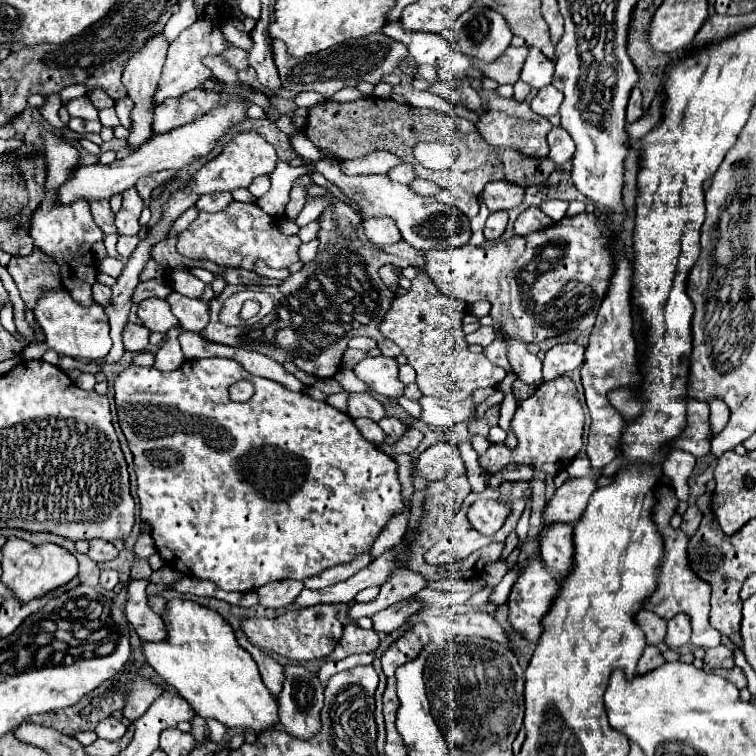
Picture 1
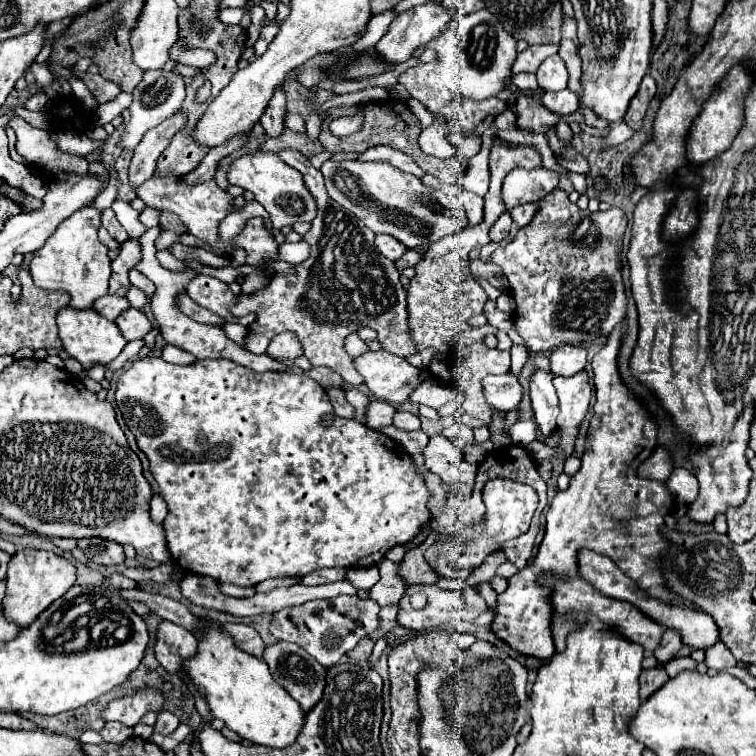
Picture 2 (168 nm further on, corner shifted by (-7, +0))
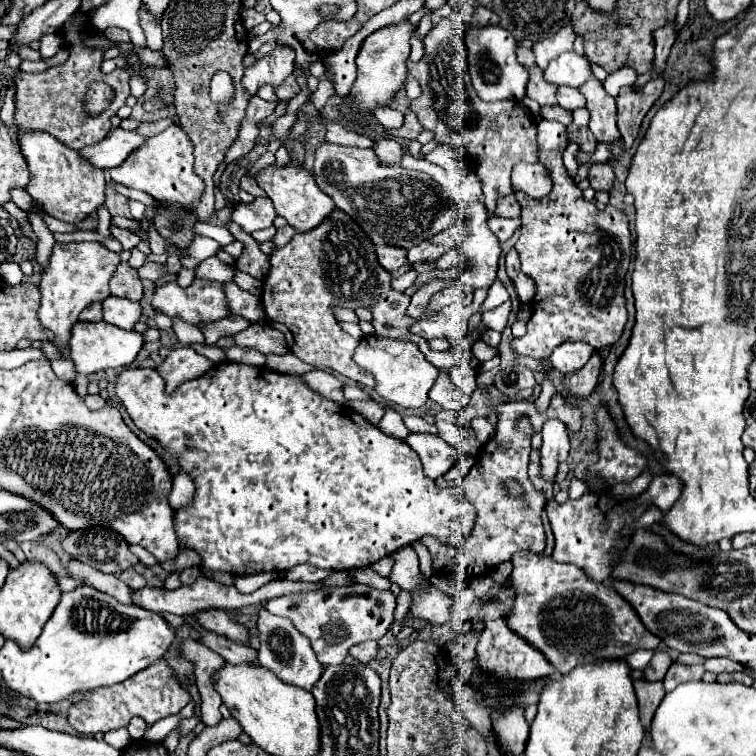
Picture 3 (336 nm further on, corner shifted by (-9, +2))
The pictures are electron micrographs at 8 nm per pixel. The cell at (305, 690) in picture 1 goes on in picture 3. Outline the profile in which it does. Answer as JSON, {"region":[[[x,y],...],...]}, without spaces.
{"region":[[[264,608],[258,612],[258,630],[260,630],[260,650],[258,650],[258,664],[274,672],[280,680],[286,684],[312,690],[312,686],[320,680],[324,668],[316,660],[316,654],[312,646],[308,644],[308,638],[304,638],[290,620],[282,616],[272,616]]]}

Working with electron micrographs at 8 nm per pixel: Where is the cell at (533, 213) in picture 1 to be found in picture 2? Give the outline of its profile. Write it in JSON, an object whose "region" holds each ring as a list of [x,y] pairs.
{"region":[[[520,204],[520,206],[516,206],[516,208],[508,210],[508,212],[510,212],[512,220],[514,220],[518,226],[526,226],[526,224],[534,218],[536,210],[538,210],[538,204],[526,204],[526,206]]]}

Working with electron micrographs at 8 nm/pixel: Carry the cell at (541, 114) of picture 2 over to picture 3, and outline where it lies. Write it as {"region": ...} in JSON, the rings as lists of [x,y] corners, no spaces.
{"region":[[[530,68],[530,80],[528,80],[528,86],[526,86],[526,96],[536,100],[540,106],[546,106],[546,104],[556,104],[556,90],[558,86],[552,86],[548,82],[544,82],[542,78],[542,70],[540,68]]]}

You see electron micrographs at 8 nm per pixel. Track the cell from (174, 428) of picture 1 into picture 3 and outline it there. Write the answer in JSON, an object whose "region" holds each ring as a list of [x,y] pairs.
{"region":[[[222,362],[216,364],[212,370],[208,370],[204,376],[198,376],[196,380],[188,380],[188,384],[180,384],[170,396],[164,394],[164,380],[160,380],[160,372],[156,368],[128,368],[124,370],[116,380],[116,396],[120,398],[122,406],[134,420],[134,424],[154,438],[180,466],[180,472],[188,472],[192,476],[192,482],[196,486],[192,504],[186,504],[184,508],[176,510],[176,536],[178,542],[186,548],[194,550],[202,558],[202,568],[212,572],[230,572],[236,576],[244,574],[258,574],[258,572],[284,572],[298,564],[312,564],[316,568],[326,570],[358,570],[368,568],[376,560],[390,556],[398,548],[404,548],[416,540],[420,540],[426,534],[432,534],[440,538],[446,544],[458,546],[462,538],[466,538],[474,526],[476,510],[474,506],[458,494],[456,488],[440,488],[434,480],[428,480],[422,472],[420,458],[404,440],[386,436],[382,430],[378,430],[374,424],[364,420],[358,412],[354,412],[348,406],[340,406],[324,396],[320,396],[316,390],[312,390],[300,376],[296,374],[280,374],[270,370],[268,366],[246,366],[236,362]]]}

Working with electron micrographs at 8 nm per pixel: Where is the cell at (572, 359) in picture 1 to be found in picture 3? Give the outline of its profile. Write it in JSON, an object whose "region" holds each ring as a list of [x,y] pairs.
{"region":[[[564,342],[552,352],[550,364],[562,374],[570,374],[580,370],[590,360],[592,352],[594,348],[584,342]]]}

